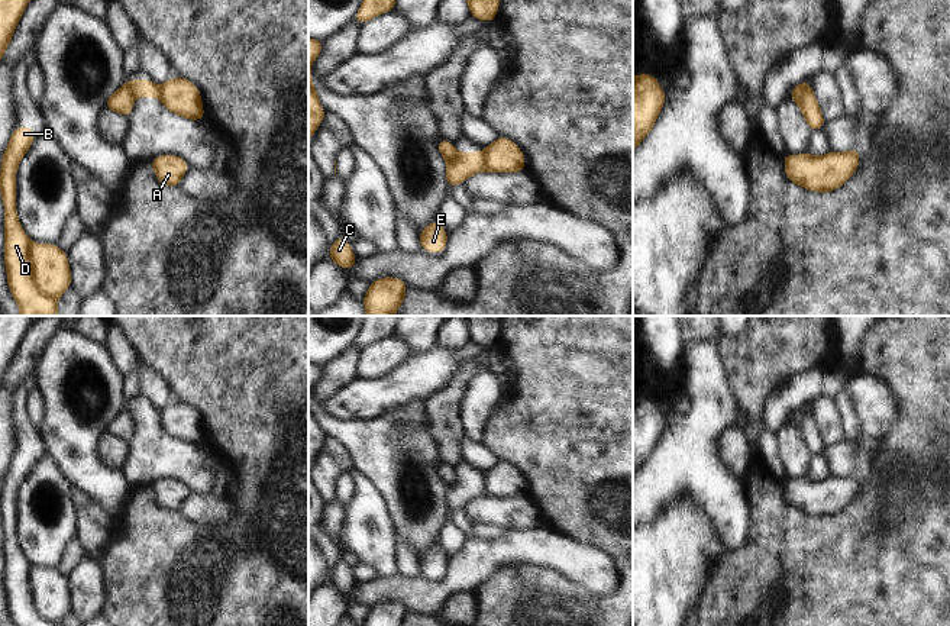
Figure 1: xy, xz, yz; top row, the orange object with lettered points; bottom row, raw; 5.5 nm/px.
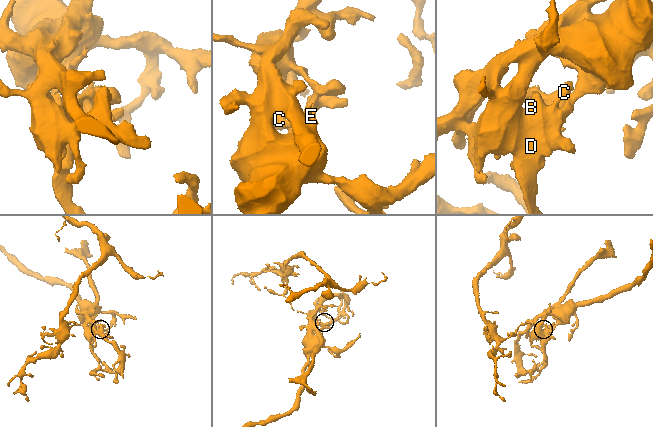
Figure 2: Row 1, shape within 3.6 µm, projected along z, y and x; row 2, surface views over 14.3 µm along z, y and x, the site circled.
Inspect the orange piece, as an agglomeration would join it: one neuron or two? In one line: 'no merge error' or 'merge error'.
merge error

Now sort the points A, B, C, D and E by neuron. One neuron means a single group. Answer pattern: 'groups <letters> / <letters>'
groups A E / B C D

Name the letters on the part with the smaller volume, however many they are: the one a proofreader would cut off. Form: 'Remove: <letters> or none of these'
Remove: B, C, D

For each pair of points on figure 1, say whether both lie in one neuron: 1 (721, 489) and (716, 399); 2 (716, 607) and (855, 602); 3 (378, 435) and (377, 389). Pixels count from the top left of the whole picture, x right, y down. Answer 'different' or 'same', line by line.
1: same
2: same
3: different

